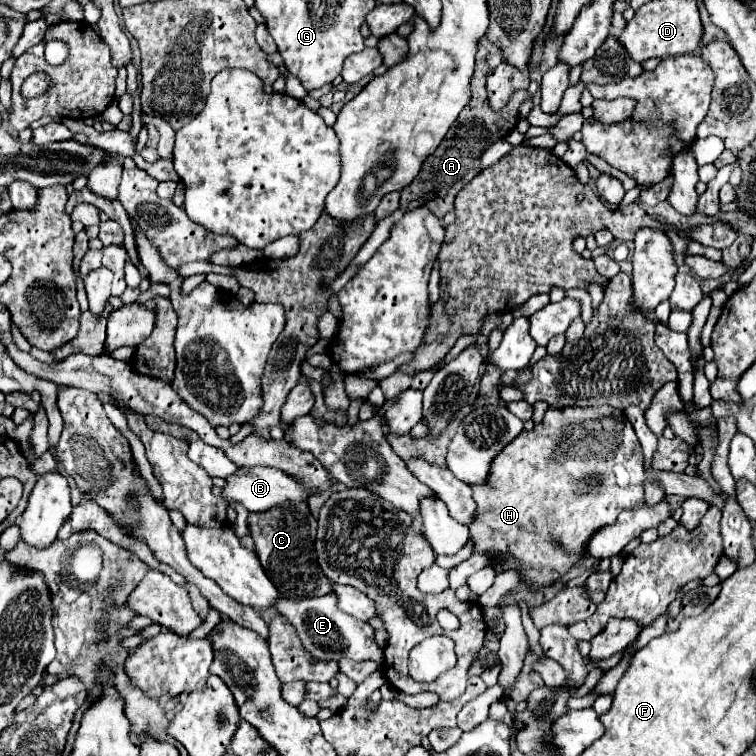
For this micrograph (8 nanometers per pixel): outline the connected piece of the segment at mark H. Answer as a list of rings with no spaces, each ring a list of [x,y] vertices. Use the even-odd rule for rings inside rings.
[[[549,407],[543,423],[531,433],[523,429],[495,457],[487,485],[473,487],[477,521],[471,525],[471,539],[475,541],[475,551],[511,553],[521,561],[519,569],[523,579],[535,585],[551,585],[583,555],[583,545],[591,533],[613,523],[623,509],[635,509],[645,503],[643,481],[641,445],[633,425],[621,411],[611,413],[611,407]],[[549,537],[561,541],[563,551],[553,549]]]

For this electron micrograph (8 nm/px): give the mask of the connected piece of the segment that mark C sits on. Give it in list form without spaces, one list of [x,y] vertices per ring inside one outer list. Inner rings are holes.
[[[287,503],[283,507],[275,507],[265,513],[251,513],[247,521],[251,525],[255,553],[261,559],[267,577],[271,577],[271,581],[285,599],[299,601],[331,593],[333,585],[317,563],[317,551],[315,551],[317,521],[313,519],[305,503]]]

